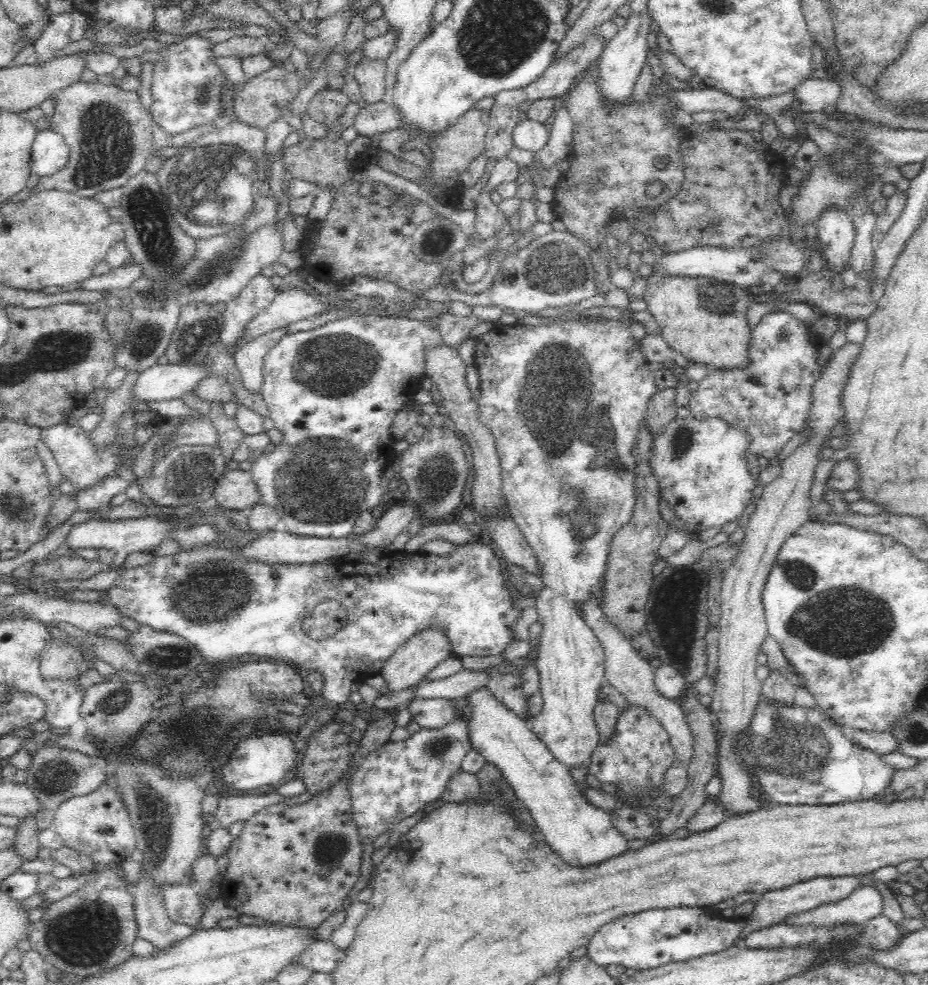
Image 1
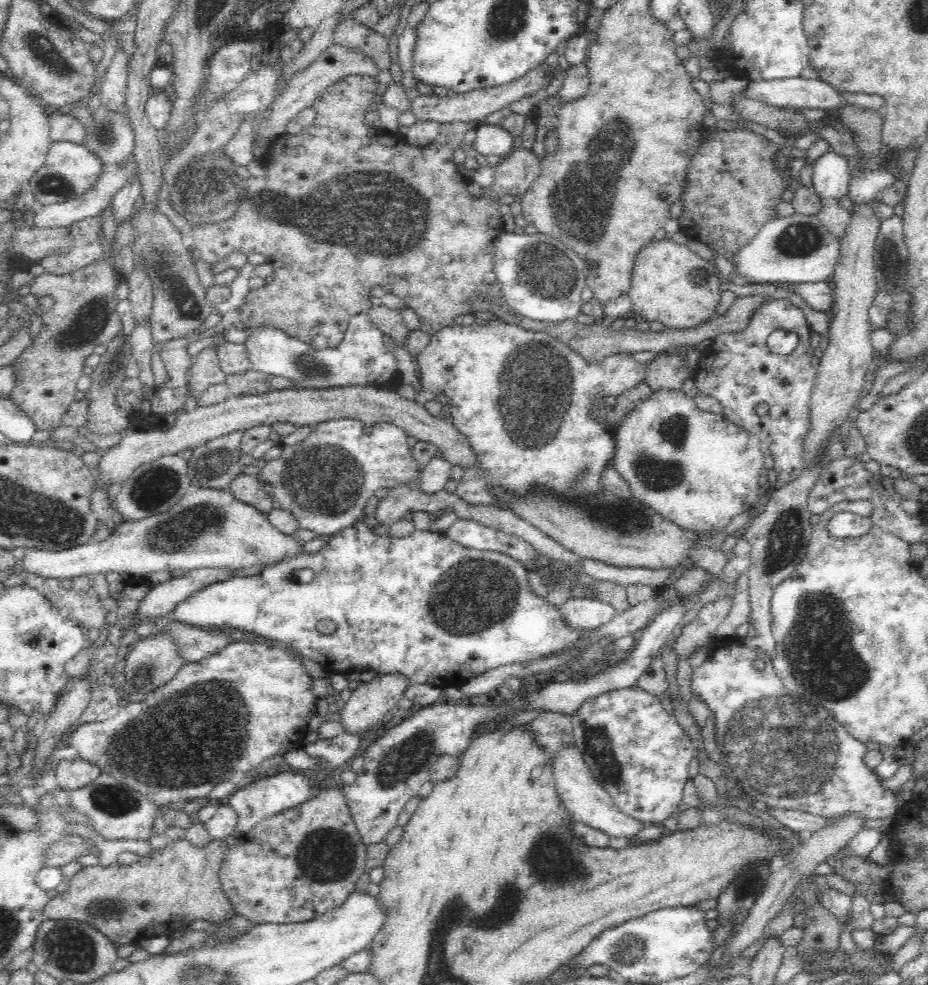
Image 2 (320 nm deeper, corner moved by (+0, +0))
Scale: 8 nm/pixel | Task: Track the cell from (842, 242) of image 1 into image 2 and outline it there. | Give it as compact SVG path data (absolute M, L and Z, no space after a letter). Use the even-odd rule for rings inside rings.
M832 149L813 163L812 188L822 202L836 204L850 190L852 165L850 156Z

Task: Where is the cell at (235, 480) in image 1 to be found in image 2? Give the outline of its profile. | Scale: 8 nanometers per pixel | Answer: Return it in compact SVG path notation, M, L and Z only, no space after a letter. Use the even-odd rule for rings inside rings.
M239 474L230 482L226 492L263 513L269 513L273 509L272 497L263 489L256 475Z

